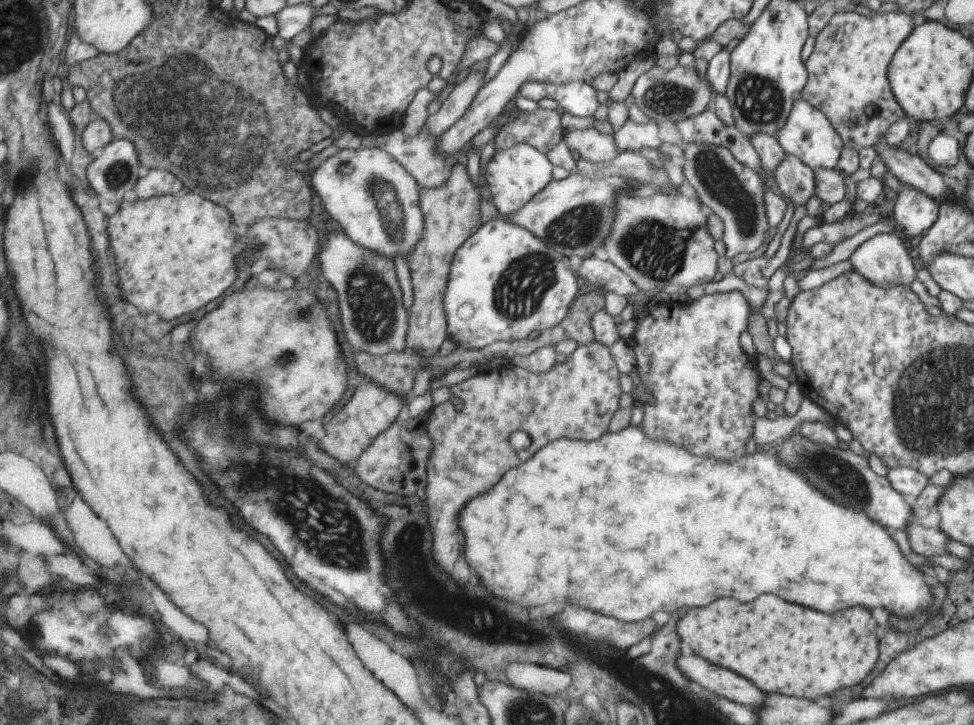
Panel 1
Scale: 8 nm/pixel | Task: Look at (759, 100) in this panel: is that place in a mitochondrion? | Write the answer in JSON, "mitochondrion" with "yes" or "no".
{"mitochondrion":"yes"}

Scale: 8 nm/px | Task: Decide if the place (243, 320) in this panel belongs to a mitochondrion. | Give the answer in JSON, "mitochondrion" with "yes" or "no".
{"mitochondrion":"no"}

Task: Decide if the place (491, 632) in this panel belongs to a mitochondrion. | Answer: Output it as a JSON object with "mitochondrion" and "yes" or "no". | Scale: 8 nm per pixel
{"mitochondrion":"no"}

